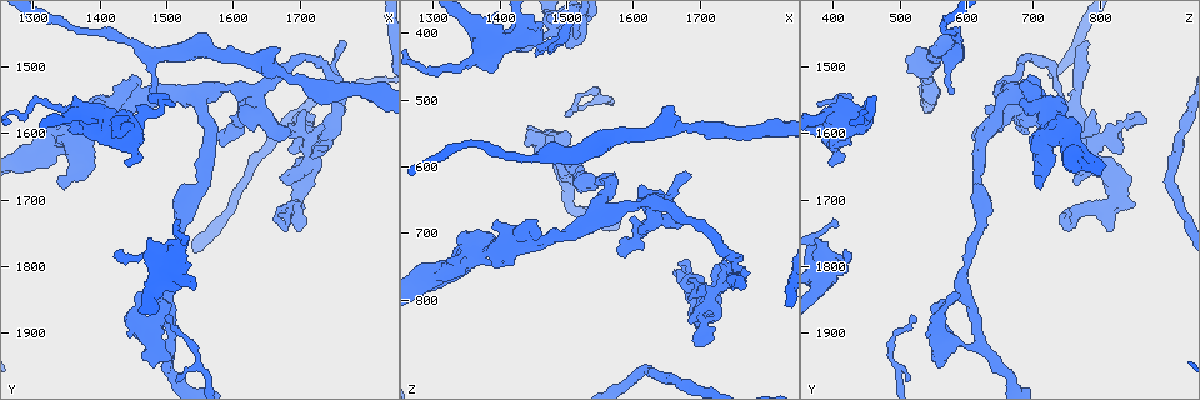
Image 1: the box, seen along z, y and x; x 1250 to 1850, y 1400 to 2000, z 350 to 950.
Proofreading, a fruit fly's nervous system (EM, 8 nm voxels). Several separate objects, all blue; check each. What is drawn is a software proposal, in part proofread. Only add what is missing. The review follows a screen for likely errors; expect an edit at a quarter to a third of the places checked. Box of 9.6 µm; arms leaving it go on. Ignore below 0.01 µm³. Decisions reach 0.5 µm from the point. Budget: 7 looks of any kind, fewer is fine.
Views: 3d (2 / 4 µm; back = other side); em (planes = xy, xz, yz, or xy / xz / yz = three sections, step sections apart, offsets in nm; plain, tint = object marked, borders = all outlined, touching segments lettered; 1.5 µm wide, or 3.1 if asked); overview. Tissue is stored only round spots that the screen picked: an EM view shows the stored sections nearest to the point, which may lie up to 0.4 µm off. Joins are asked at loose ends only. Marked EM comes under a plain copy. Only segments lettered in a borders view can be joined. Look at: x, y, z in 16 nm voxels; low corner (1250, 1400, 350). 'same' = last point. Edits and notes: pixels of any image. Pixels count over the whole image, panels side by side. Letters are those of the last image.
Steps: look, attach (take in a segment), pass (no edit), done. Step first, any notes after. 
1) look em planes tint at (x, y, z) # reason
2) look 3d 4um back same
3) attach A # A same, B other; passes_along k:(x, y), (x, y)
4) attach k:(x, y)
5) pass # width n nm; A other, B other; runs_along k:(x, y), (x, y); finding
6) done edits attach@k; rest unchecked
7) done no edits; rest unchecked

look em xy step 4 tint at (1685, 1735, 745) # an open end

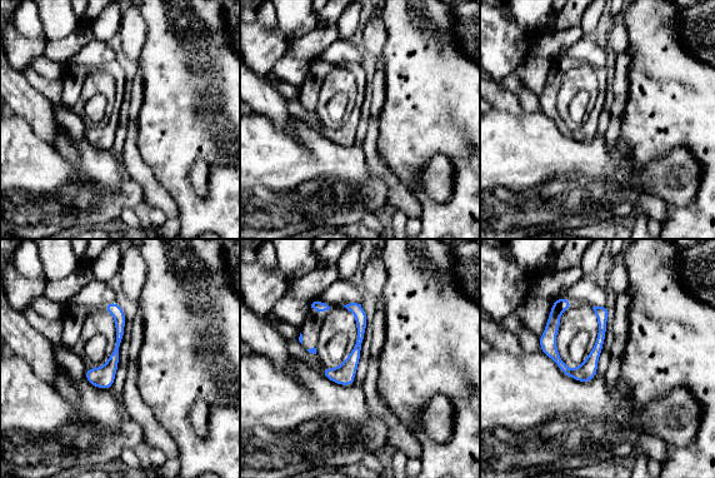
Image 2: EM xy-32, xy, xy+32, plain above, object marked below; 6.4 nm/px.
look em planes tint same

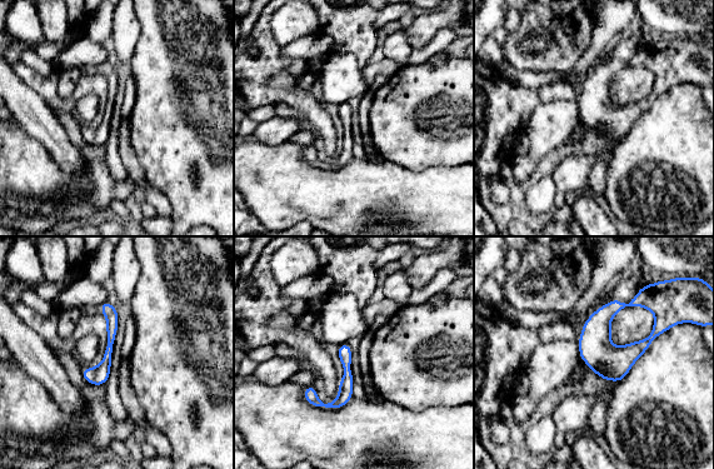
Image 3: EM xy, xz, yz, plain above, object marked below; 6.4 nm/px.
look em planes borders same # see the neighbours

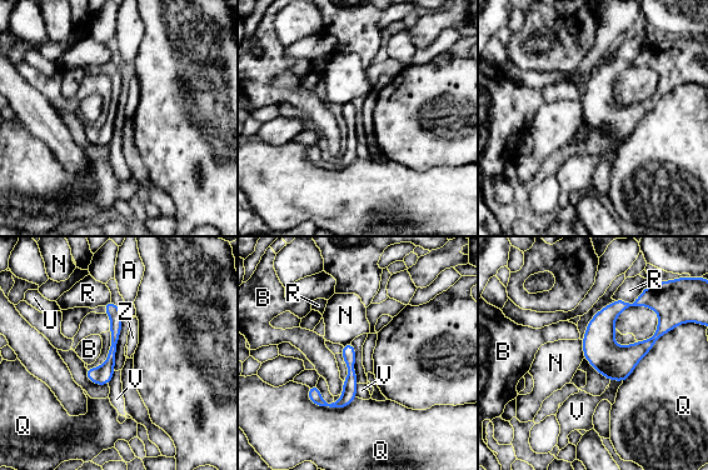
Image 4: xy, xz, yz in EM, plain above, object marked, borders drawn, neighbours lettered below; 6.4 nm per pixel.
pass # width 100 nm; A other, B other, N other, Q other, R other, U other, V other, Z other; border 4:(581, 340), (584, 358); no lettered segment goes on from it

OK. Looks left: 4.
look em planes borders at (1755, 1465, 780) # thin end

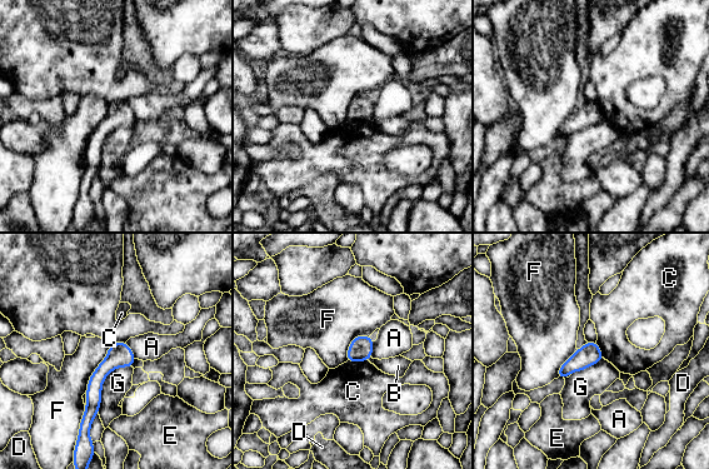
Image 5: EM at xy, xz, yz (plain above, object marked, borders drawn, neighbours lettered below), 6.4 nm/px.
pass # width 150 nm; longest_contact G 360 nm; A other, B other, C other, D other, E other, F other, G other; none of them fits

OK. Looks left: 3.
look 3d 4um at (1445, 1515, 695) # stops while still wide

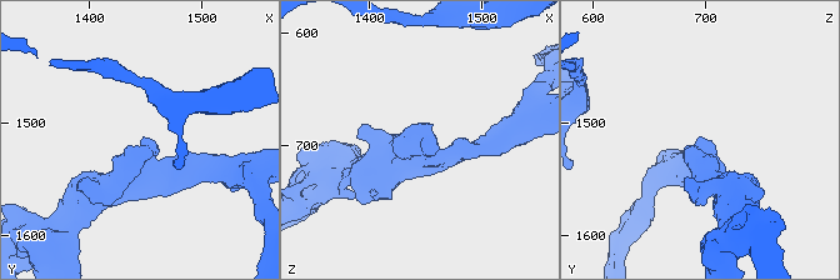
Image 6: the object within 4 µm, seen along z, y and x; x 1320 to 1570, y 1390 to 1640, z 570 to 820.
look em planes borders at (1446, 1512, 694)

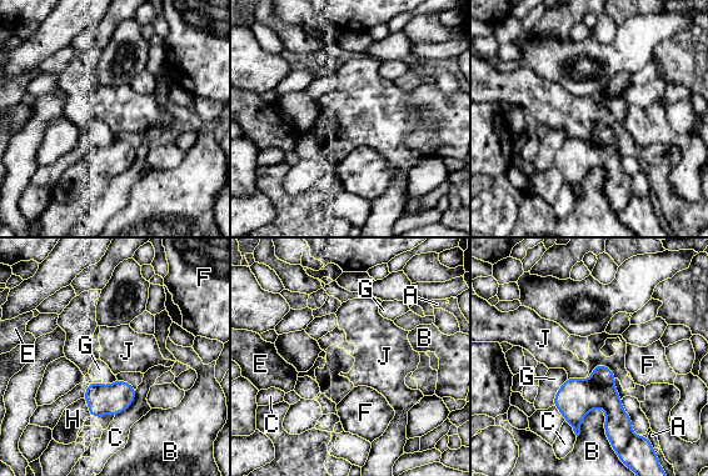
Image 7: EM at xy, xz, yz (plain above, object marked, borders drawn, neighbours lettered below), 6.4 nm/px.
pass # A other, B other, C other, E other, F other, G other, H other, J other; border 7:(568, 376), (582, 379); none of them fits

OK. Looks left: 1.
done no edits; rest unchecked

